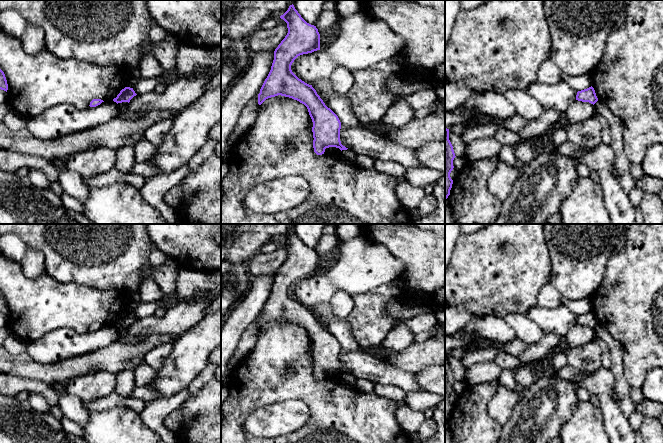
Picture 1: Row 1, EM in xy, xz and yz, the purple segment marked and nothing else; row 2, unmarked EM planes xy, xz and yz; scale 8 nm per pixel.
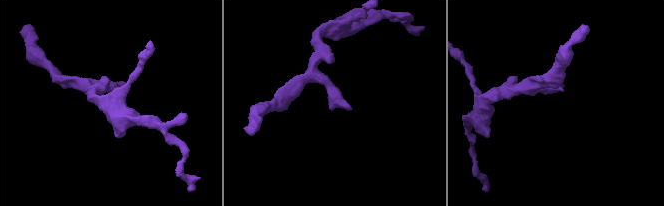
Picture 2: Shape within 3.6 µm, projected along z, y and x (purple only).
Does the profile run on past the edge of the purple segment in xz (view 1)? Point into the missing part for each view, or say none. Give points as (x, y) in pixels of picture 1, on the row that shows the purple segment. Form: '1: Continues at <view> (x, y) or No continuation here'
1: No continuation here

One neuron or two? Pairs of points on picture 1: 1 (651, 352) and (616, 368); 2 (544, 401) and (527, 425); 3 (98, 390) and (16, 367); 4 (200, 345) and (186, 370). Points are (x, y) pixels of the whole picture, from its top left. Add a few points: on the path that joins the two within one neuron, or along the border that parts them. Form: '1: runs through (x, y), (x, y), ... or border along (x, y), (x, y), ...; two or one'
1: border along (619, 342), (623, 351), (623, 372), (630, 387); two
2: runs through (544, 407), (533, 419); one
3: border along (90, 373), (76, 375), (62, 387); two
4: runs through (194, 351), (189, 356), (186, 364); one

